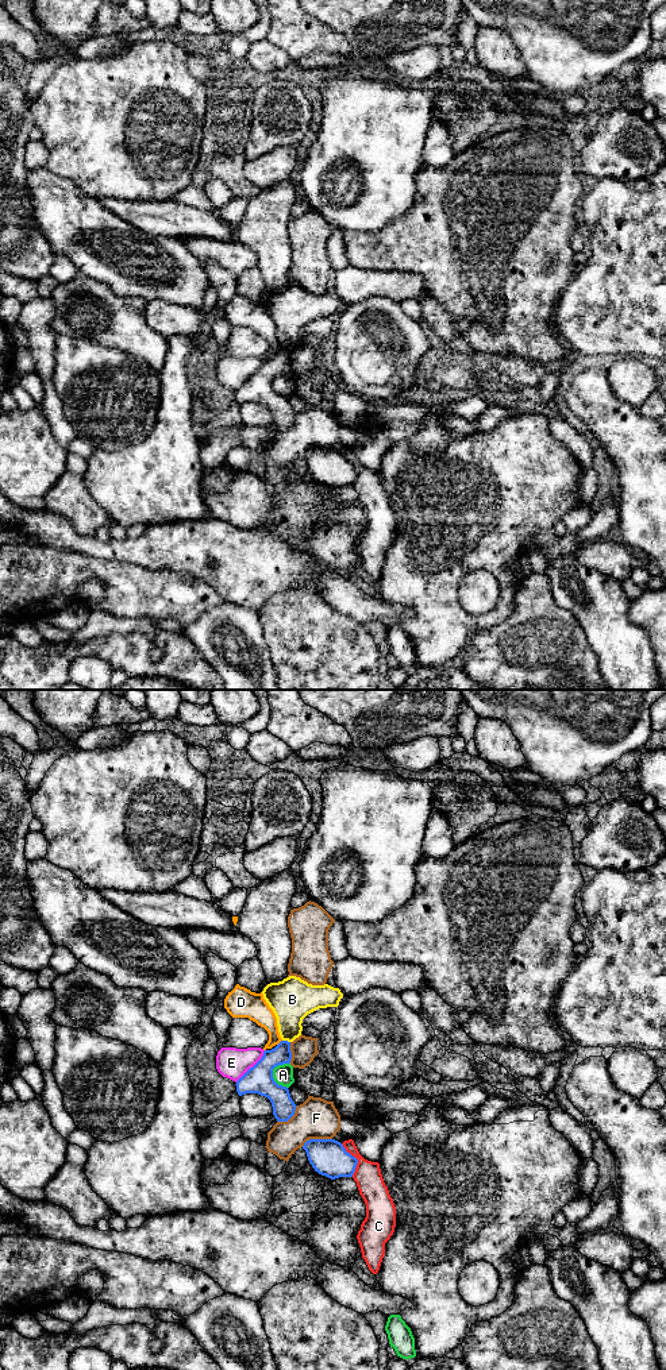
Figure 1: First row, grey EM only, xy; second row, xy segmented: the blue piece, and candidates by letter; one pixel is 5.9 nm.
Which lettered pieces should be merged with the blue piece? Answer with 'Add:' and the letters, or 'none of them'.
Add: none of them

